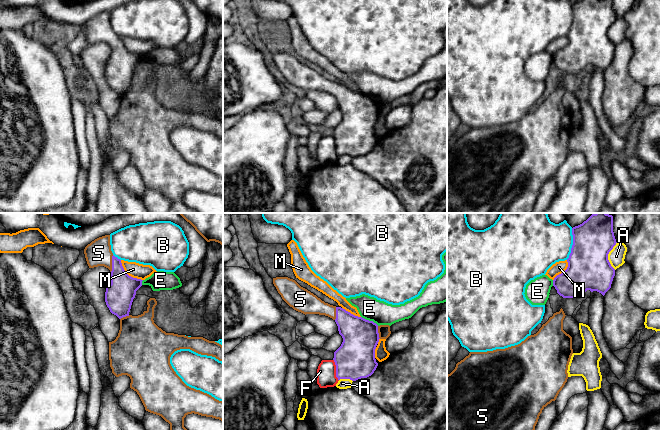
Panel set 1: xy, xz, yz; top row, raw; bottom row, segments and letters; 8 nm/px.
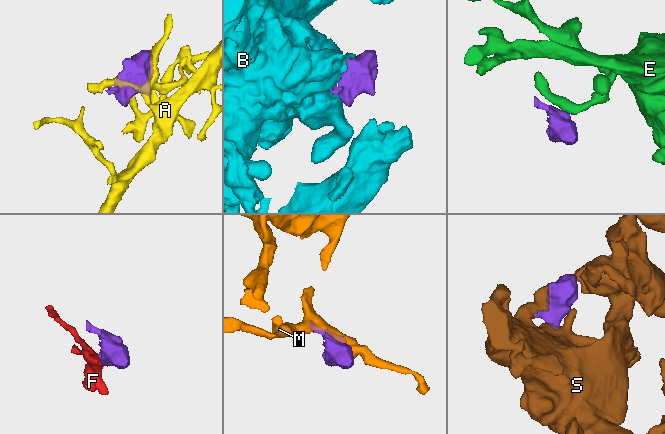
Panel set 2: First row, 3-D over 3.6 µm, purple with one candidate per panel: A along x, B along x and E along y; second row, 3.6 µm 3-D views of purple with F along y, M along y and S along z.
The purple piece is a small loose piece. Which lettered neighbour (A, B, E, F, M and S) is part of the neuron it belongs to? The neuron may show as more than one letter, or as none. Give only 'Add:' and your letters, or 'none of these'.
Add: S

